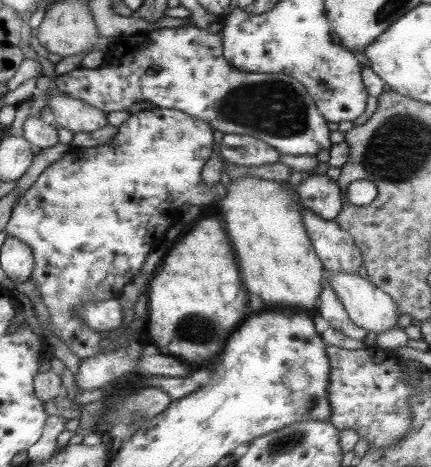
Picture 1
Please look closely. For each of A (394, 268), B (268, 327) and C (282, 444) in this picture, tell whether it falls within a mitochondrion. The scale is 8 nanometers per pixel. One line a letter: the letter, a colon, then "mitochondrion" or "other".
A: other
B: other
C: mitochondrion

